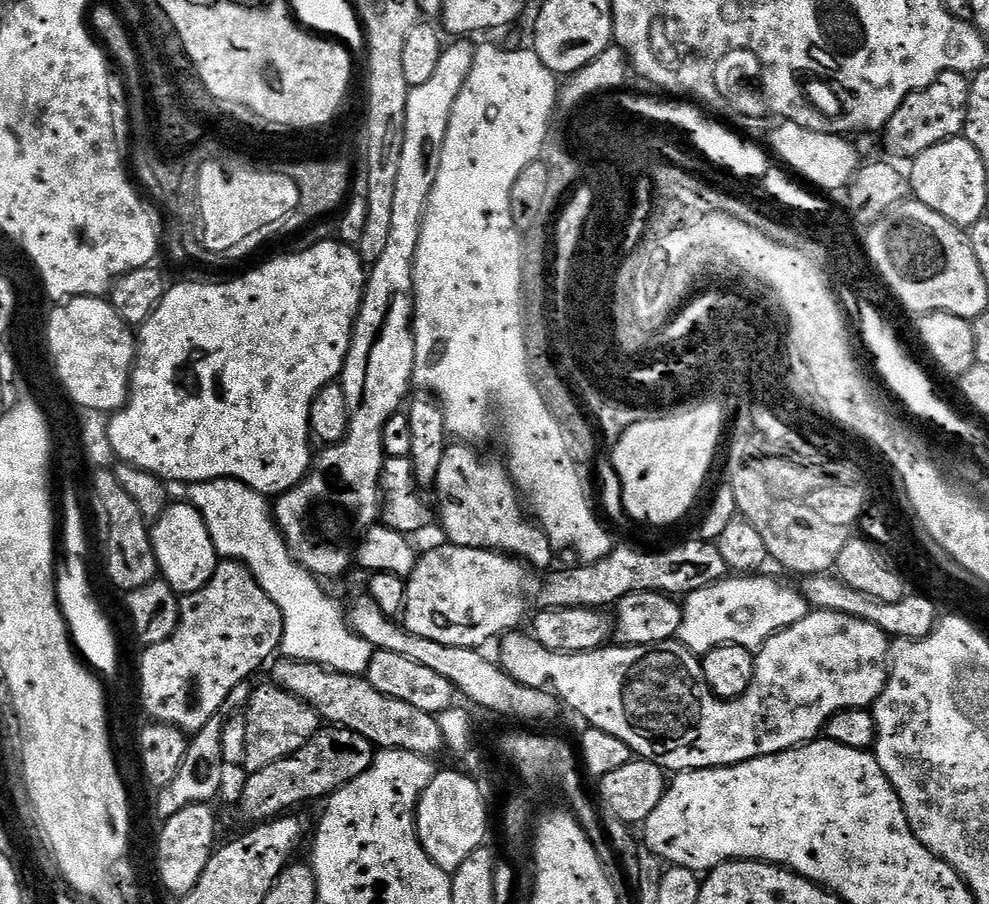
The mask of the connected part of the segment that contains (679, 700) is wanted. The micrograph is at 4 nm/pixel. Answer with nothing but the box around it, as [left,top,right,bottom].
[498,610,890,774]

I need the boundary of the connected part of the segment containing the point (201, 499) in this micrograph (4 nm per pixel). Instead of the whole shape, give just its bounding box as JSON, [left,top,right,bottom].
[187,480,374,676]

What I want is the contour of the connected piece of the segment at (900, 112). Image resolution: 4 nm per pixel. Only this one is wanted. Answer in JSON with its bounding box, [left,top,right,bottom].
[882,72,970,158]

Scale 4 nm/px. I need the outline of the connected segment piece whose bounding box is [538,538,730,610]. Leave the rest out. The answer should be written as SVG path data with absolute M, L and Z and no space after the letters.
M699 538L688 540L677 548L668 548L665 552L643 552L640 548L616 546L600 560L589 560L577 565L577 568L568 568L565 572L553 571L553 576L541 583L538 589L541 609L611 609L623 596L635 592L663 592L666 596L683 598L694 590L702 590L725 579L730 572L726 558L722 558L716 543Z

